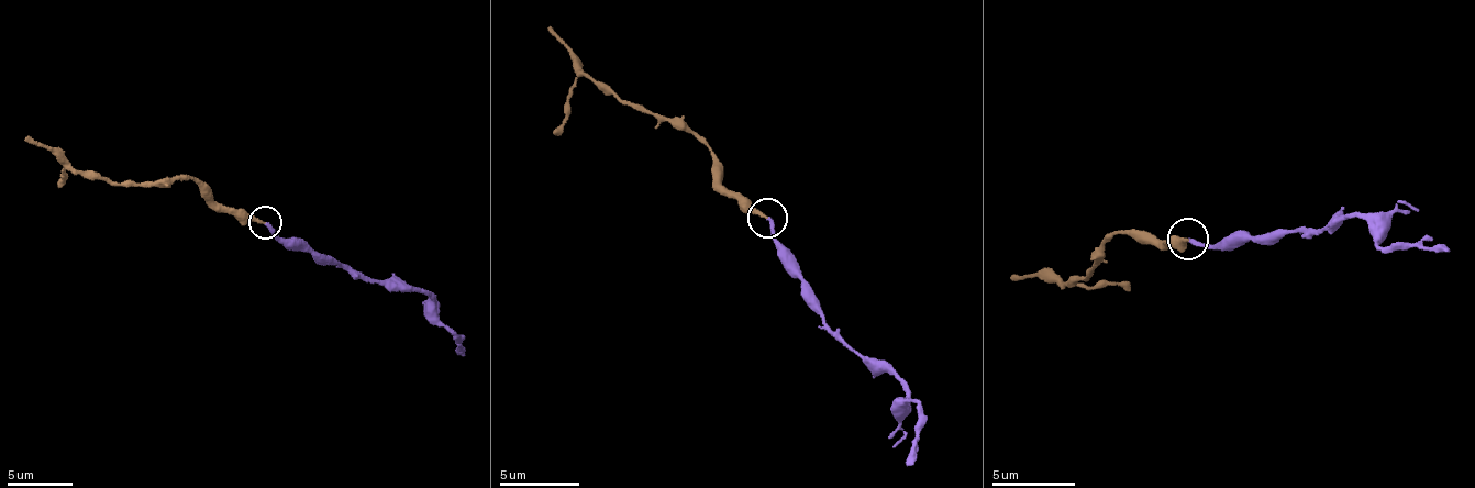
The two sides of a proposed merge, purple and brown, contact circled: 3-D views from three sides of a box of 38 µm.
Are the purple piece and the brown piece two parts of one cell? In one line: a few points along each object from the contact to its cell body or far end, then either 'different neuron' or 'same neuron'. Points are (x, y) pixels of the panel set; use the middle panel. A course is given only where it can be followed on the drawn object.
purple via (768, 218), (777, 255), (803, 283), (807, 304), (853, 348), (902, 386), (917, 407), (917, 445), (905, 464) | brown via (768, 218), (719, 182), (708, 147), (650, 112), (619, 103), (579, 65), (551, 25) | same neuron

